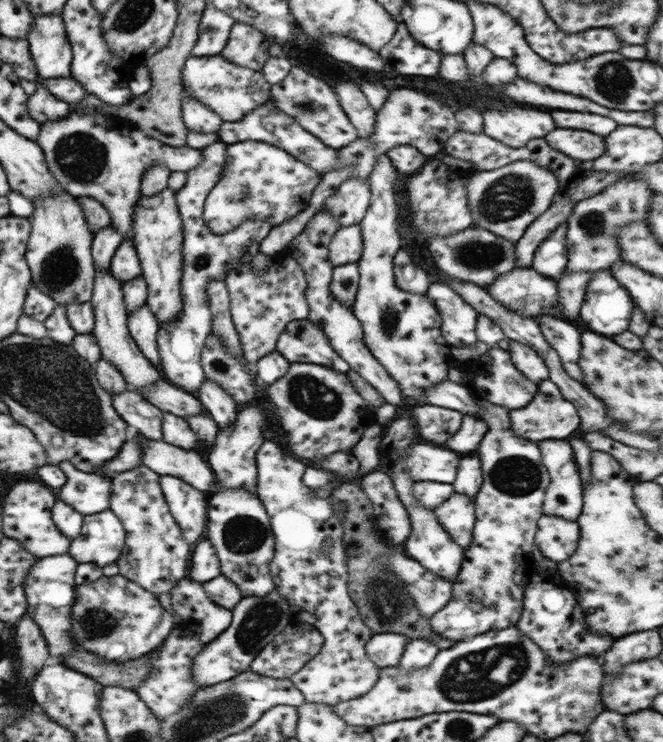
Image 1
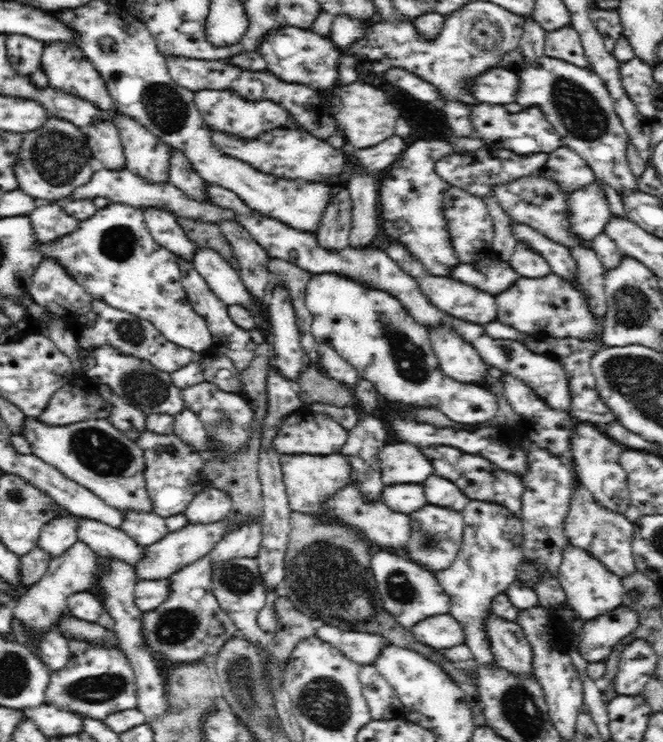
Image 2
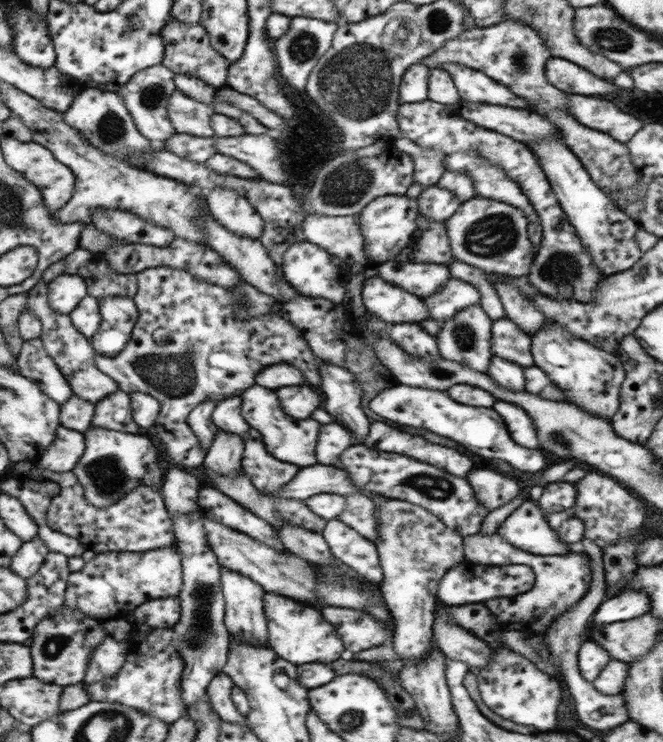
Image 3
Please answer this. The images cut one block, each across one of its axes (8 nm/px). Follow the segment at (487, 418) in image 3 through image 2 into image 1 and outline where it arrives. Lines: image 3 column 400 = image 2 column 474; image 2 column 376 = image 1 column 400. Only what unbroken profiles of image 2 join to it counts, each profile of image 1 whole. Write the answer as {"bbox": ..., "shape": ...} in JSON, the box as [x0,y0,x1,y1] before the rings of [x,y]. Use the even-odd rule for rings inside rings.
{"bbox":[353,155,452,401],"shape":[[[388,155],[378,156],[369,176],[370,204],[366,216],[359,223],[363,236],[362,256],[357,261],[359,285],[353,306],[354,316],[363,328],[364,344],[372,356],[398,383],[406,398],[420,401],[431,386],[437,386],[448,378],[452,368],[451,345],[442,336],[439,312],[425,294],[404,292],[395,283],[393,258],[402,248],[402,237],[398,230],[398,211],[394,183],[397,177]]]}

